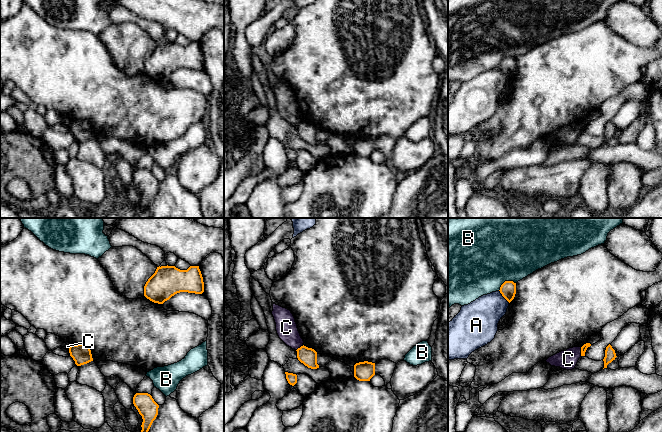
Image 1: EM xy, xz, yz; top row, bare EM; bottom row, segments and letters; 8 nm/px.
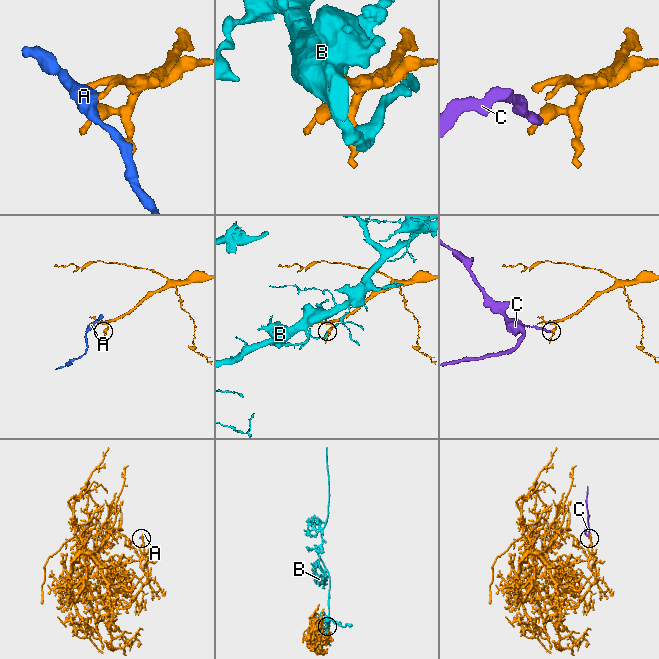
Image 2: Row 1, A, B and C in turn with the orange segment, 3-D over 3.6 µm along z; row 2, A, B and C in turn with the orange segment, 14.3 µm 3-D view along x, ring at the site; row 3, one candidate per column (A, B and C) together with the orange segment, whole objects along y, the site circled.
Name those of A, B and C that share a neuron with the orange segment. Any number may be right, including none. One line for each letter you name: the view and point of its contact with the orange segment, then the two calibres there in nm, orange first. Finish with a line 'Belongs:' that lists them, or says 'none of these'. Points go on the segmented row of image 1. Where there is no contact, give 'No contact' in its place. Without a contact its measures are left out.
Belongs: none of these

